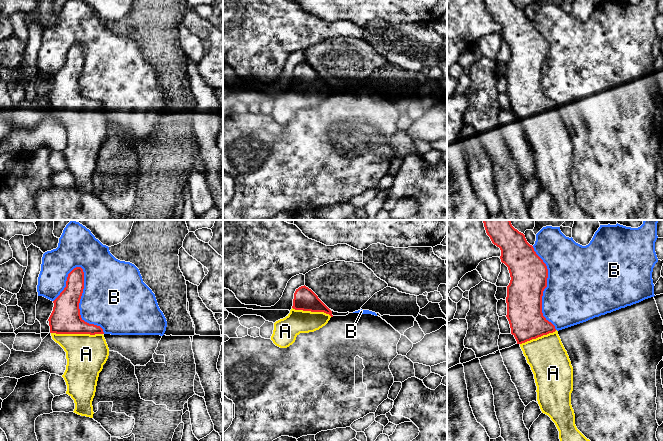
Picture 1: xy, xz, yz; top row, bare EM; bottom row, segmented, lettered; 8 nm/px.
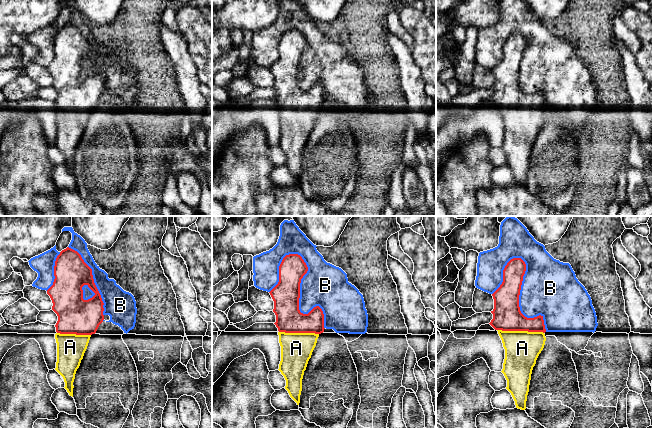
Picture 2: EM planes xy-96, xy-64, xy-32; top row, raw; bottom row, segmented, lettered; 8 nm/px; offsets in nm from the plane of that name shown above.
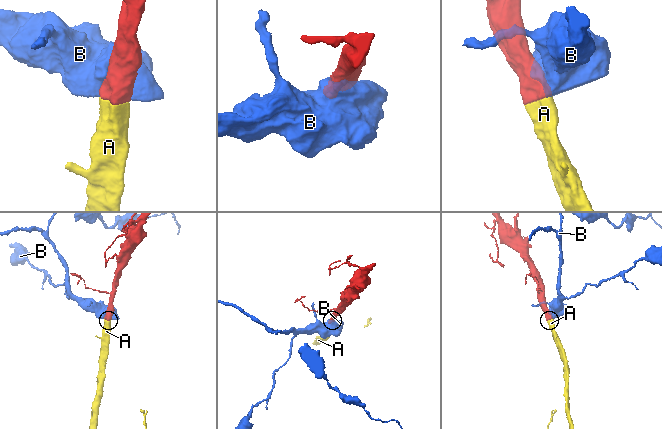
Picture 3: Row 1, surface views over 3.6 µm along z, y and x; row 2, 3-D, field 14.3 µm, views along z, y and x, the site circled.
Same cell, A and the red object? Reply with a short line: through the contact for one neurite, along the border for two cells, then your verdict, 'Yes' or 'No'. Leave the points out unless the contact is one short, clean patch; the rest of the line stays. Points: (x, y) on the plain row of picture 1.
Yes

